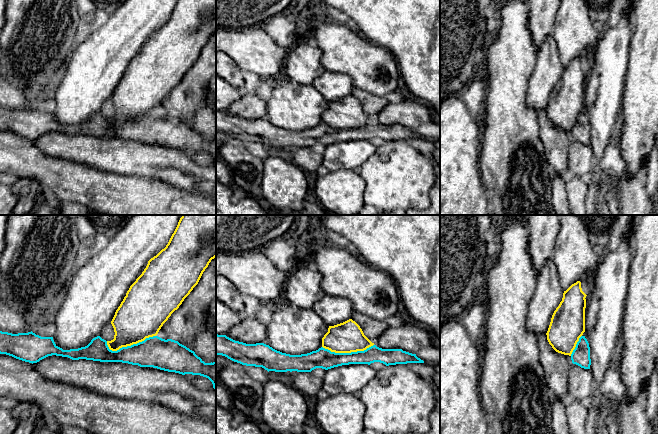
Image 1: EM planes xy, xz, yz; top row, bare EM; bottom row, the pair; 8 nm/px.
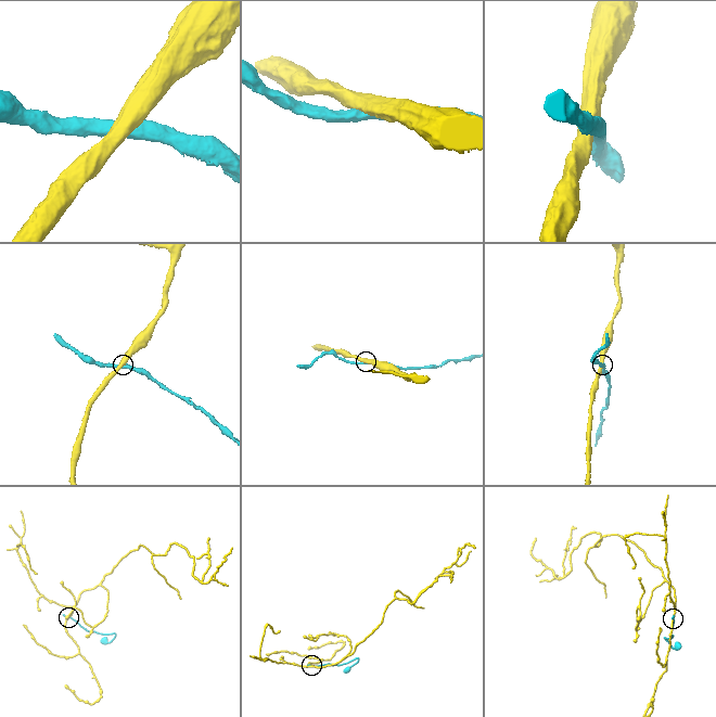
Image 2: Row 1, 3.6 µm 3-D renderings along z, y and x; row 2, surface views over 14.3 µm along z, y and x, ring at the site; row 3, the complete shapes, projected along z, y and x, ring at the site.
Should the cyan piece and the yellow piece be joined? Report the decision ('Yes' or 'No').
No

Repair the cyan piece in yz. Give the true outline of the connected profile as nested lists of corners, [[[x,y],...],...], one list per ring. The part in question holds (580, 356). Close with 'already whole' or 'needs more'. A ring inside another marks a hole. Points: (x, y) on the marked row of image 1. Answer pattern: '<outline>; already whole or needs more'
[[[581,336],[576,344],[575,349],[571,354],[573,364],[576,364],[584,369],[590,369],[590,347],[585,336]]]; already whole

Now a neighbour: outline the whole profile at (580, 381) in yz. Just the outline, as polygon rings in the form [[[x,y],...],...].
[[[573,364],[568,375],[568,394],[573,400],[582,401],[592,396],[595,383],[590,369]]]

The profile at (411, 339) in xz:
[[[354,312],[351,318],[362,329],[364,335],[382,349],[402,349],[416,354],[421,348],[431,345],[426,330],[417,326],[389,327],[385,321]]]

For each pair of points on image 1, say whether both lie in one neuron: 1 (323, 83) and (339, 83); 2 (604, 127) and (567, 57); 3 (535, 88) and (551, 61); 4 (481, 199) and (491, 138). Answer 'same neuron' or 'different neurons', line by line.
1: same neuron
2: different neurons
3: same neuron
4: different neurons

